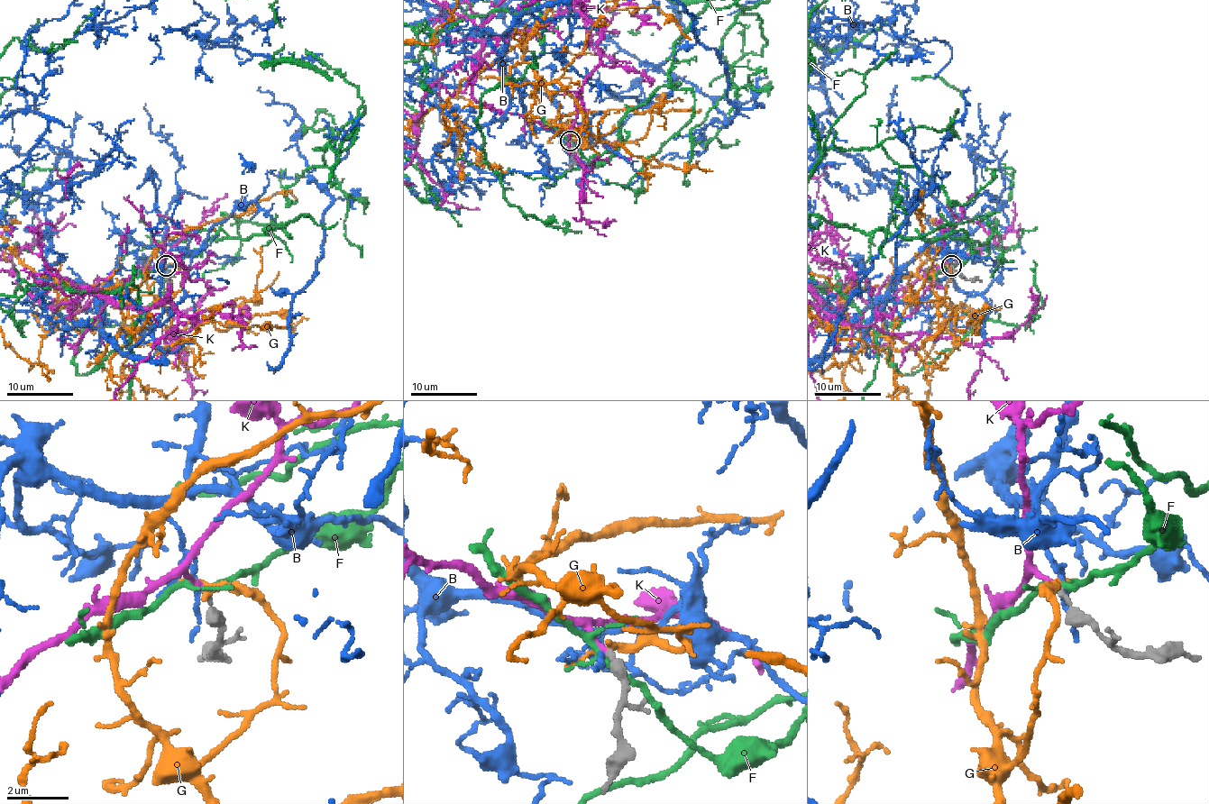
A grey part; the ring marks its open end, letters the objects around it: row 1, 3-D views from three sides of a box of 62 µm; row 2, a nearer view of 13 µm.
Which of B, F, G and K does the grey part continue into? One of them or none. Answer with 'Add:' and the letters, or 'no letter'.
Add: K

